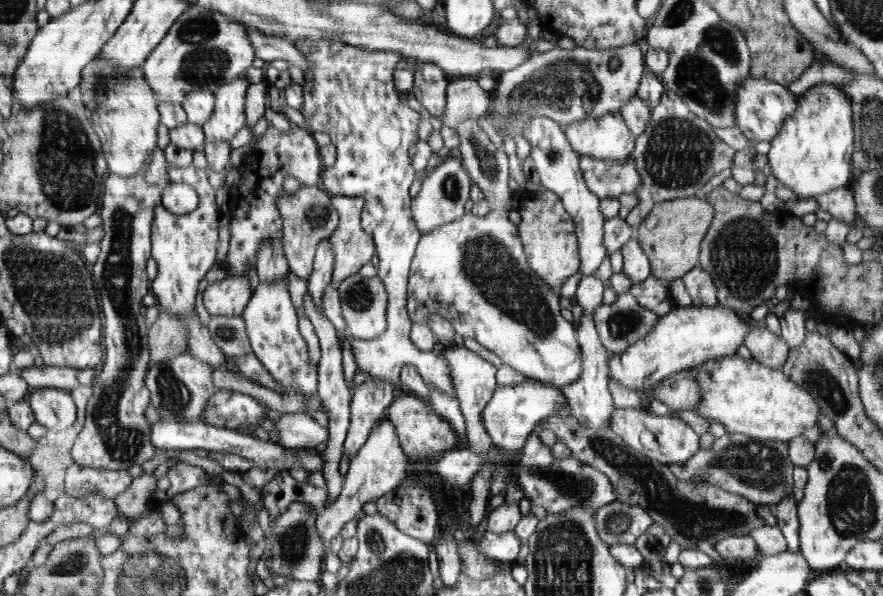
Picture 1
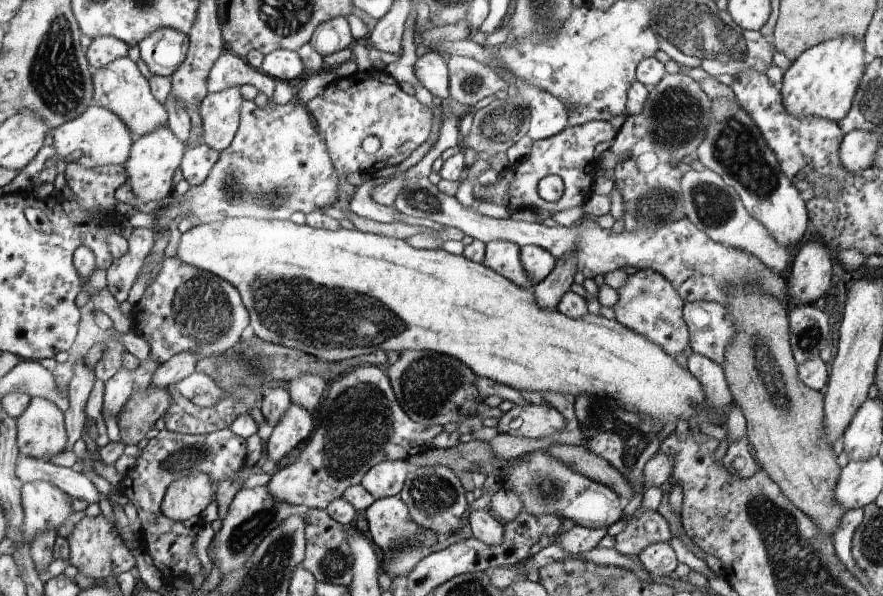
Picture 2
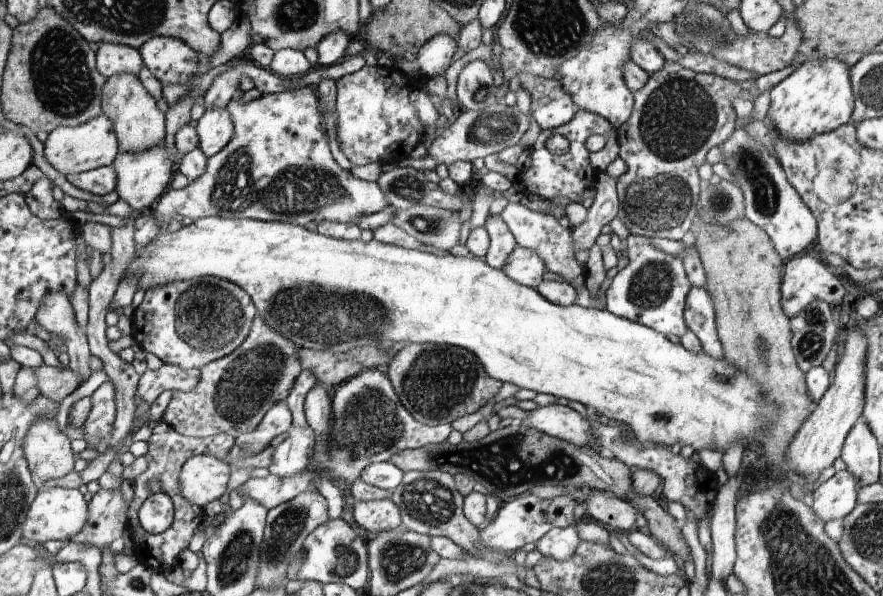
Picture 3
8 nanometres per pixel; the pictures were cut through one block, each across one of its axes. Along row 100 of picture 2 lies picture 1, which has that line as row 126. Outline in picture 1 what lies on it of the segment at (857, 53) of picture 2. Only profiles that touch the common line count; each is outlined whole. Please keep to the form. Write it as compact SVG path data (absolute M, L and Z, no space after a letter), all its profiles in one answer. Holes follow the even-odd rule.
M816 84L808 89L805 93L802 93L798 96L799 98L799 107L796 109L795 114L786 120L786 124L783 125L782 130L779 132L779 135L770 141L770 152L767 154L768 158L768 169L769 173L773 174L776 179L778 179L781 186L784 186L792 193L794 193L792 201L798 199L811 198L812 196L828 193L836 188L841 188L848 186L853 179L853 170L852 170L852 154L854 153L854 127L853 127L853 118L852 118L852 105L850 104L850 99L847 97L847 94L834 84Z

